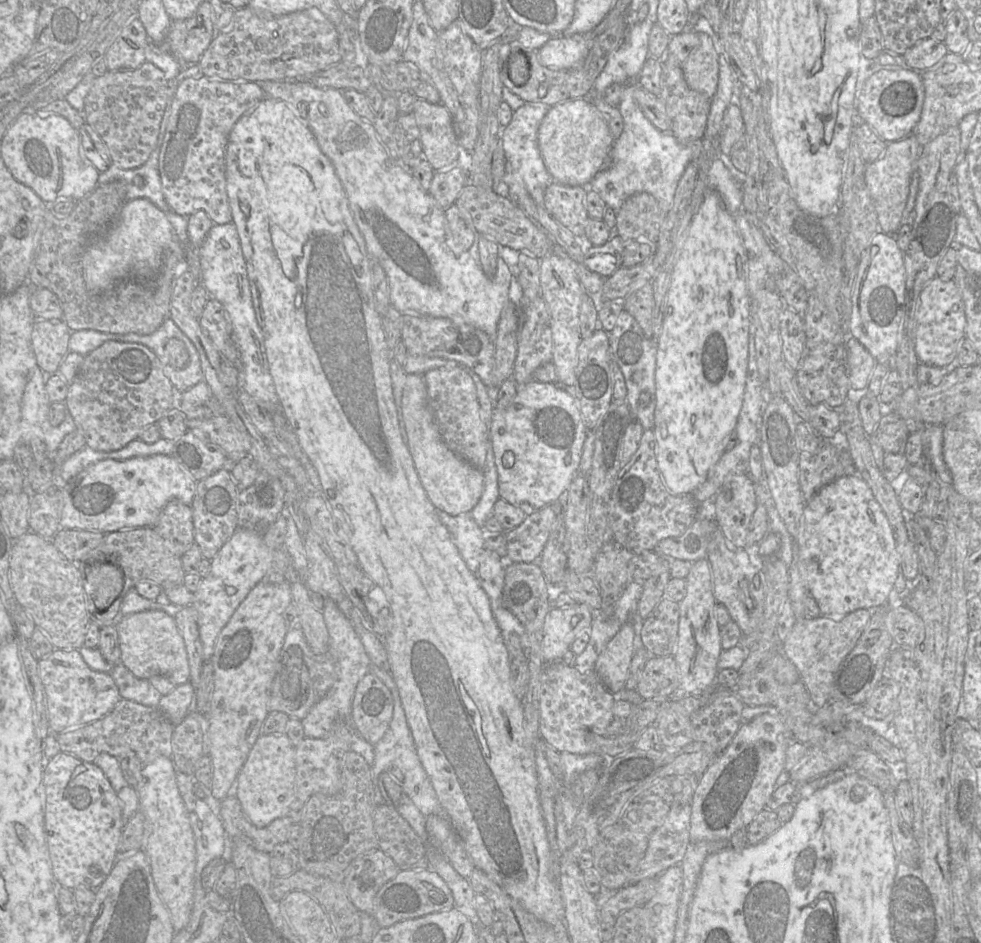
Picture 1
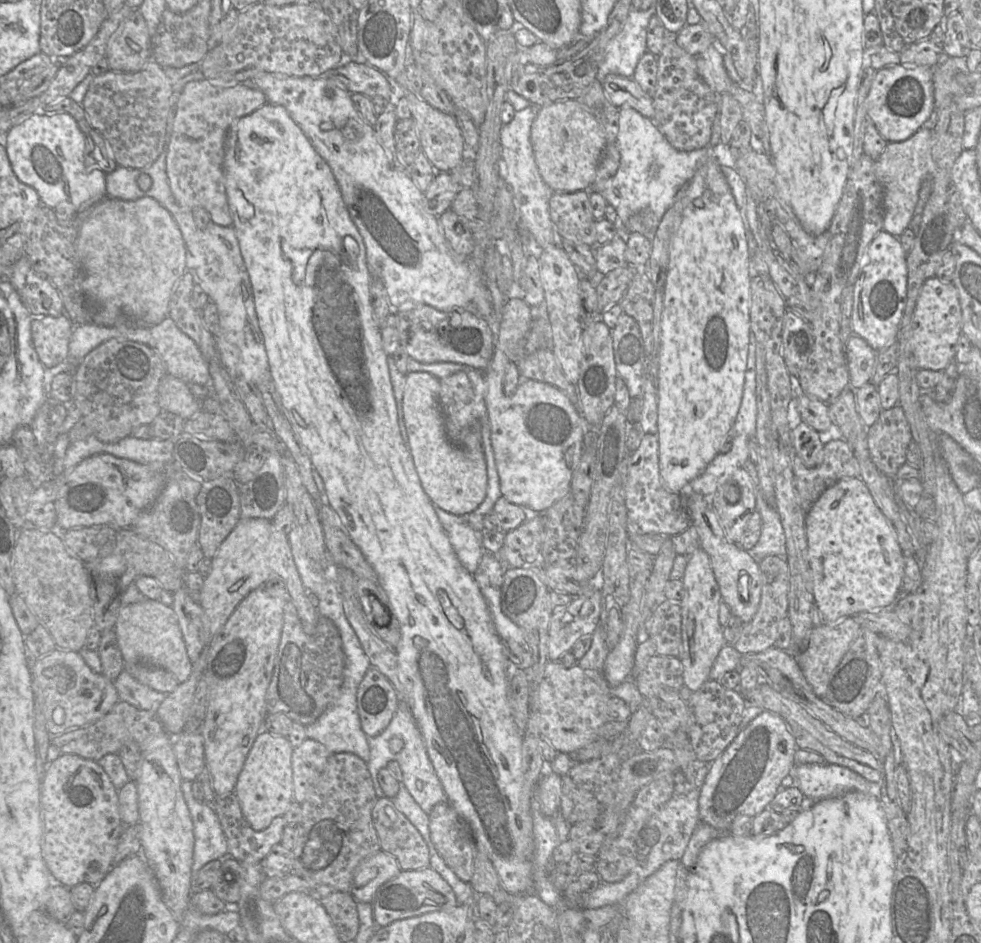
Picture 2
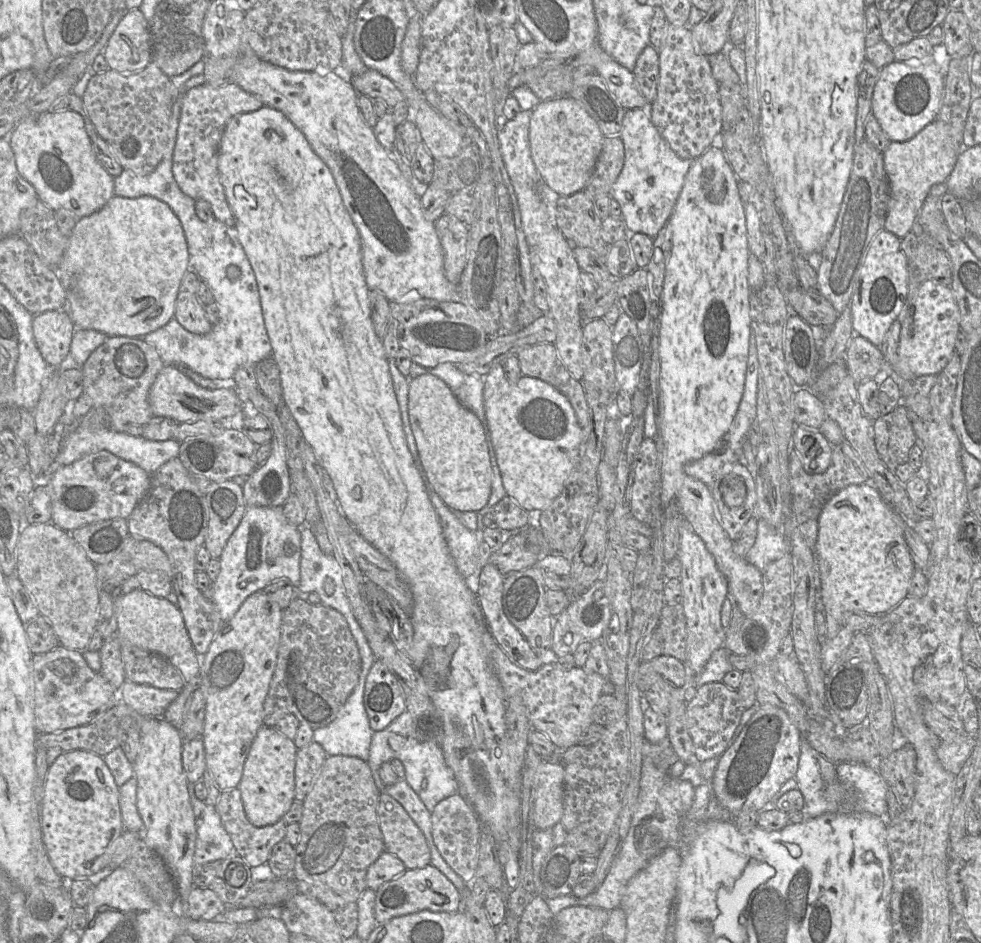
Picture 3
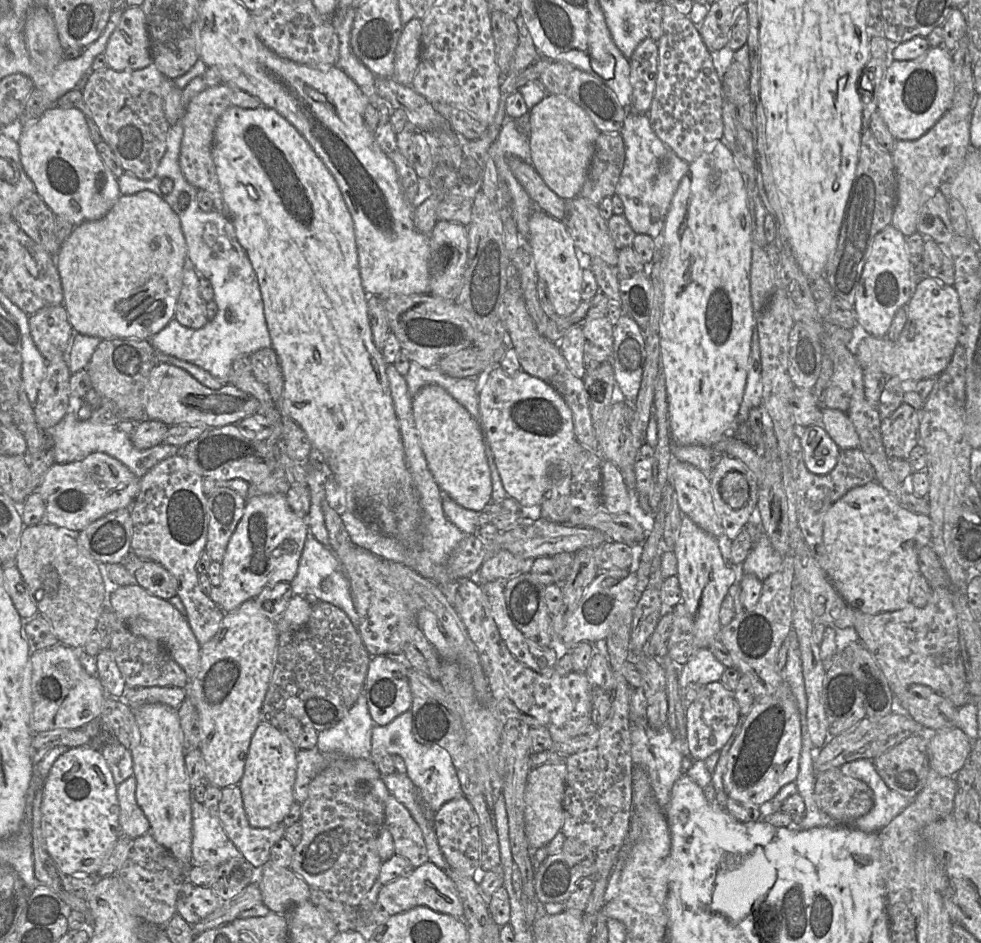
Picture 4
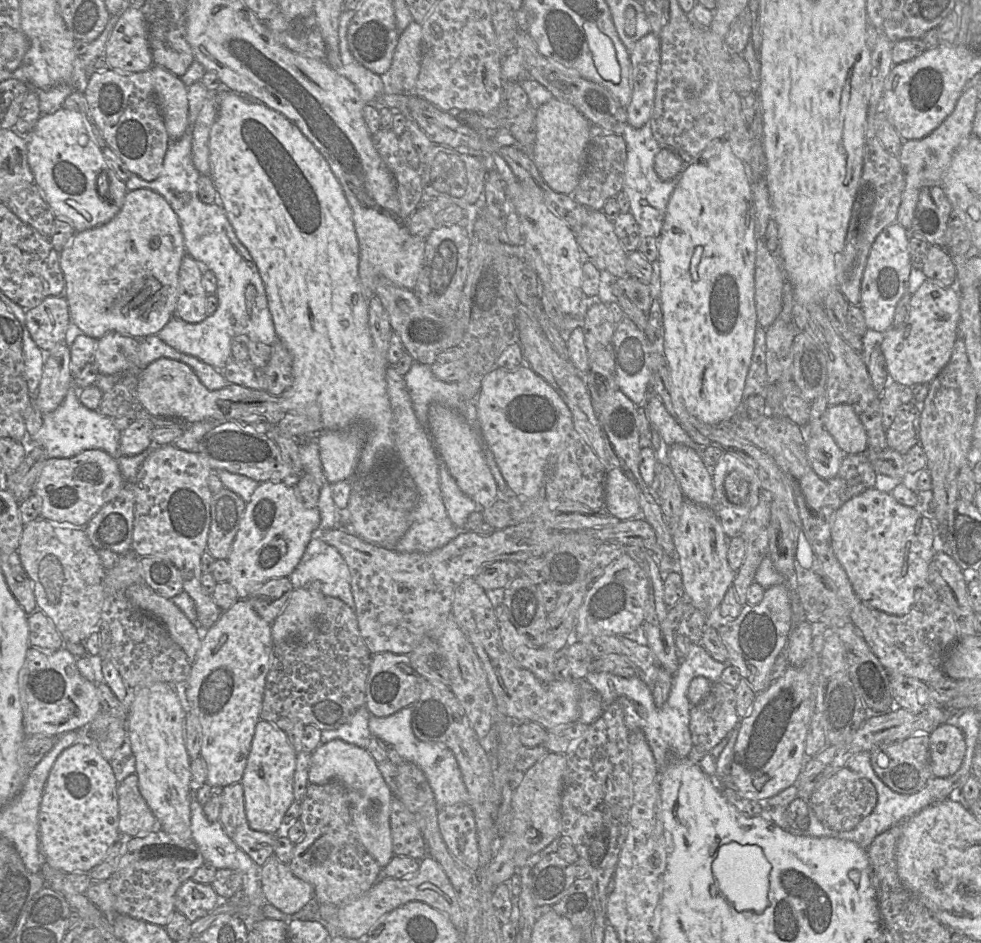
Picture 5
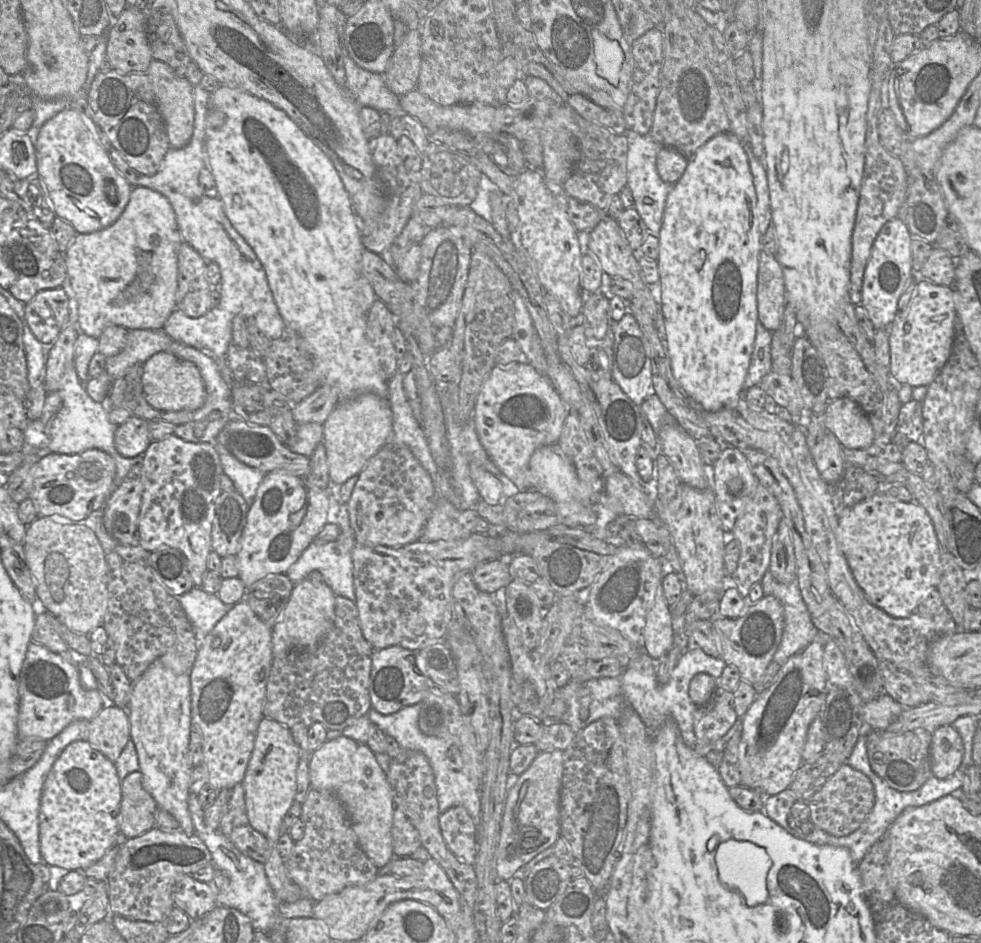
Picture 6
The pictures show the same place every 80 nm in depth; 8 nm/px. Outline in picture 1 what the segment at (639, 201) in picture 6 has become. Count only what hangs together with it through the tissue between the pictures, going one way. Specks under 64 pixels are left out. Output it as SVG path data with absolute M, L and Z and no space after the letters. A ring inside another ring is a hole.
M626 83L618 106L623 118L623 131L611 148L611 166L600 169L587 189L597 192L606 205L615 212L628 197L647 192L657 200L661 210L667 213L673 205L678 182L687 165L692 161L704 159L706 142L701 140L696 143L682 144L672 133L658 130L643 114L633 97L633 91L633 85Z

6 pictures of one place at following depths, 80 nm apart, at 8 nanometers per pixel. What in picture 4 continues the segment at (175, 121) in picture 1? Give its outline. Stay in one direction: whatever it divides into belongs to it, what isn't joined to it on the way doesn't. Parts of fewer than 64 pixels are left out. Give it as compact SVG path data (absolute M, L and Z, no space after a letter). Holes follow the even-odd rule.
M222 83L219 86L207 87L195 95L189 102L182 117L183 138L180 148L179 164L186 180L197 189L209 193L213 200L213 210L226 213L226 205L219 184L212 157L212 148L216 125L221 115L232 106L254 109L261 106L258 98L235 86Z

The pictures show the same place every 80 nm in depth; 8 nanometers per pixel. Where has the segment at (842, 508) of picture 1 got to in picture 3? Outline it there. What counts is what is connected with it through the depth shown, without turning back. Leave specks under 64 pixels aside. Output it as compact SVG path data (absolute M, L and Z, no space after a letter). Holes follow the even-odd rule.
M871 482L846 486L824 505L818 519L818 538L814 550L820 574L819 595L824 605L824 639L836 636L844 612L863 611L883 615L907 597L915 565L905 544L903 527L903 516L883 499Z

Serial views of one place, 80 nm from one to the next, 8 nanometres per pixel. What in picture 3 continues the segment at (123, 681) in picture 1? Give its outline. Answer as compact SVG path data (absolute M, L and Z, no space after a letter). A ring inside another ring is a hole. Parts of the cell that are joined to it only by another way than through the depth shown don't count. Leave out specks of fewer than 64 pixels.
M125 679L119 689L119 694L122 703L141 716L162 717L168 705L178 696L178 691L162 690Z

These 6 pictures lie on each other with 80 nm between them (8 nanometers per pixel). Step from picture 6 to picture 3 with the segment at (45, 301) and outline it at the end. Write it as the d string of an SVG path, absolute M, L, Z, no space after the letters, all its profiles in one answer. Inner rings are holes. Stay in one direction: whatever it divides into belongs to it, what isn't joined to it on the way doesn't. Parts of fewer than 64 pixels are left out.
M66 309L36 314L32 320L33 336L44 361L57 368L68 356L75 330Z

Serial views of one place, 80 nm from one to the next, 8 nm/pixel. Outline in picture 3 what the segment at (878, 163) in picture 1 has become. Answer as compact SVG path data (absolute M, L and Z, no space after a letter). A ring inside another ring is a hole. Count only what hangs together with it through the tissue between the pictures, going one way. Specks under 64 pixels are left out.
M939 119L926 125L908 141L890 141L883 152L890 193L884 229L900 239L911 231L931 187L945 183L963 148L960 129L955 129Z

